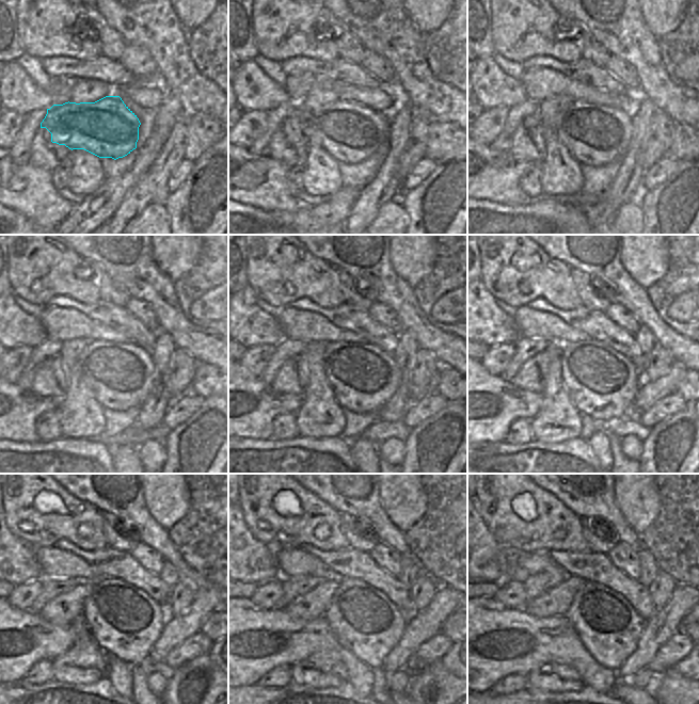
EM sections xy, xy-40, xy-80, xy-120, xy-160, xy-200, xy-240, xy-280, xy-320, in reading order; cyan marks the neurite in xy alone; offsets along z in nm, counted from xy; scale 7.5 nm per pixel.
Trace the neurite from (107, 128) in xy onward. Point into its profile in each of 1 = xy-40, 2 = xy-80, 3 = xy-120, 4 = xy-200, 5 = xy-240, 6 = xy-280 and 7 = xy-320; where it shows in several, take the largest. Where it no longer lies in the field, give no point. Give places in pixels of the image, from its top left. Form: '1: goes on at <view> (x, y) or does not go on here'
1: goes on at xy-40 (350, 132)
2: goes on at xy-80 (594, 134)
3: goes on at xy-120 (122, 376)
4: goes on at xy-200 (601, 382)
5: goes on at xy-240 (123, 620)
6: goes on at xy-280 (365, 622)
7: goes on at xy-320 (608, 626)

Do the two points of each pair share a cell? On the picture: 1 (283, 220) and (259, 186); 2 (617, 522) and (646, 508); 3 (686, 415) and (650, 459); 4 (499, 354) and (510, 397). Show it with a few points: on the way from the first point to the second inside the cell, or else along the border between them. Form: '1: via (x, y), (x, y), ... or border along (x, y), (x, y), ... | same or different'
1: border along (253, 206), (287, 212), (302, 207) | different
2: border along (615, 495), (615, 501), (622, 516), (639, 536) | different
3: via (672, 422), (656, 433), (653, 445) | same
4: border along (479, 361), (492, 374), (501, 376) | different

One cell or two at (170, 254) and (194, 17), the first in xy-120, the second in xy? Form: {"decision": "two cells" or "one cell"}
{"decision": "one cell"}

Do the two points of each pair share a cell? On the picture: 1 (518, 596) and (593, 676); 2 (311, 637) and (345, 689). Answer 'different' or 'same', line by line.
1: different
2: different

